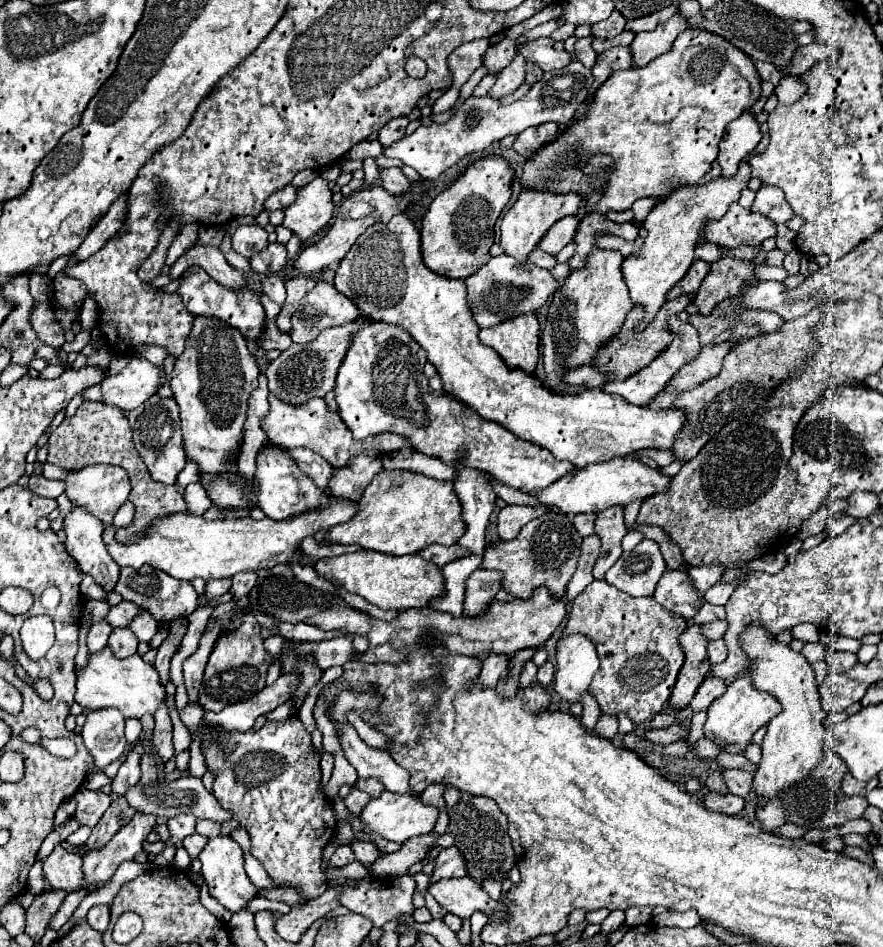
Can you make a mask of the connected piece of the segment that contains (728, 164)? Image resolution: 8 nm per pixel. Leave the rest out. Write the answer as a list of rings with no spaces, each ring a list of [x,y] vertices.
[[[745,110],[741,118],[733,120],[727,126],[727,132],[719,146],[719,158],[717,162],[723,168],[723,176],[733,176],[737,172],[739,162],[759,144],[761,130],[759,122],[755,120],[755,114],[751,110]]]

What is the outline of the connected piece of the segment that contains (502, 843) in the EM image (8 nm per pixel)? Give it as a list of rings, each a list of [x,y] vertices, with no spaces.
[[[449,786],[445,790],[445,800],[447,814],[451,820],[449,832],[455,838],[455,846],[463,852],[467,860],[469,876],[473,876],[477,882],[483,882],[485,878],[501,880],[503,874],[507,874],[509,868],[515,864],[515,854],[507,836],[507,816],[499,810],[495,800],[461,792],[455,786]]]

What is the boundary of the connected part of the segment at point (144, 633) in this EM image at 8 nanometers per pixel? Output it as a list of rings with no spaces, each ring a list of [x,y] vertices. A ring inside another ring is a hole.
[[[147,612],[147,614],[143,614],[143,616],[137,616],[137,618],[131,622],[129,628],[133,630],[133,634],[135,634],[141,642],[151,642],[151,638],[153,638],[155,632],[157,632],[157,622],[155,622],[155,618]]]

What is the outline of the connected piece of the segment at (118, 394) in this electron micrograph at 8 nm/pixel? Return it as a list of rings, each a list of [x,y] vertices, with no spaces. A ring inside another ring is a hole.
[[[131,358],[131,362],[117,374],[101,382],[103,402],[119,406],[121,410],[135,410],[143,400],[153,396],[159,386],[159,370],[145,358]]]

